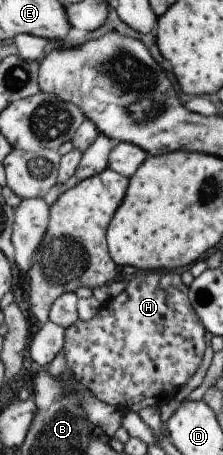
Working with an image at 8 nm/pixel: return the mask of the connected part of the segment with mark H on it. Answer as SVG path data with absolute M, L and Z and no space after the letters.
M138 270L134 275L126 278L123 292L110 300L105 301L99 310L97 310L97 314L95 314L93 318L87 321L78 319L63 330L63 345L61 352L63 352L63 358L65 358L65 368L73 374L73 378L75 378L77 382L81 382L81 384L85 386L90 395L97 398L100 402L114 407L123 414L128 411L137 413L142 408L148 406L160 408L162 405L166 404L169 399L173 398L176 391L187 382L187 379L193 376L201 363L205 348L205 330L200 324L193 308L191 308L191 304L187 298L188 288L183 285L183 282L181 282L179 277L179 272L176 271L169 272L168 274L165 272L145 272Z

